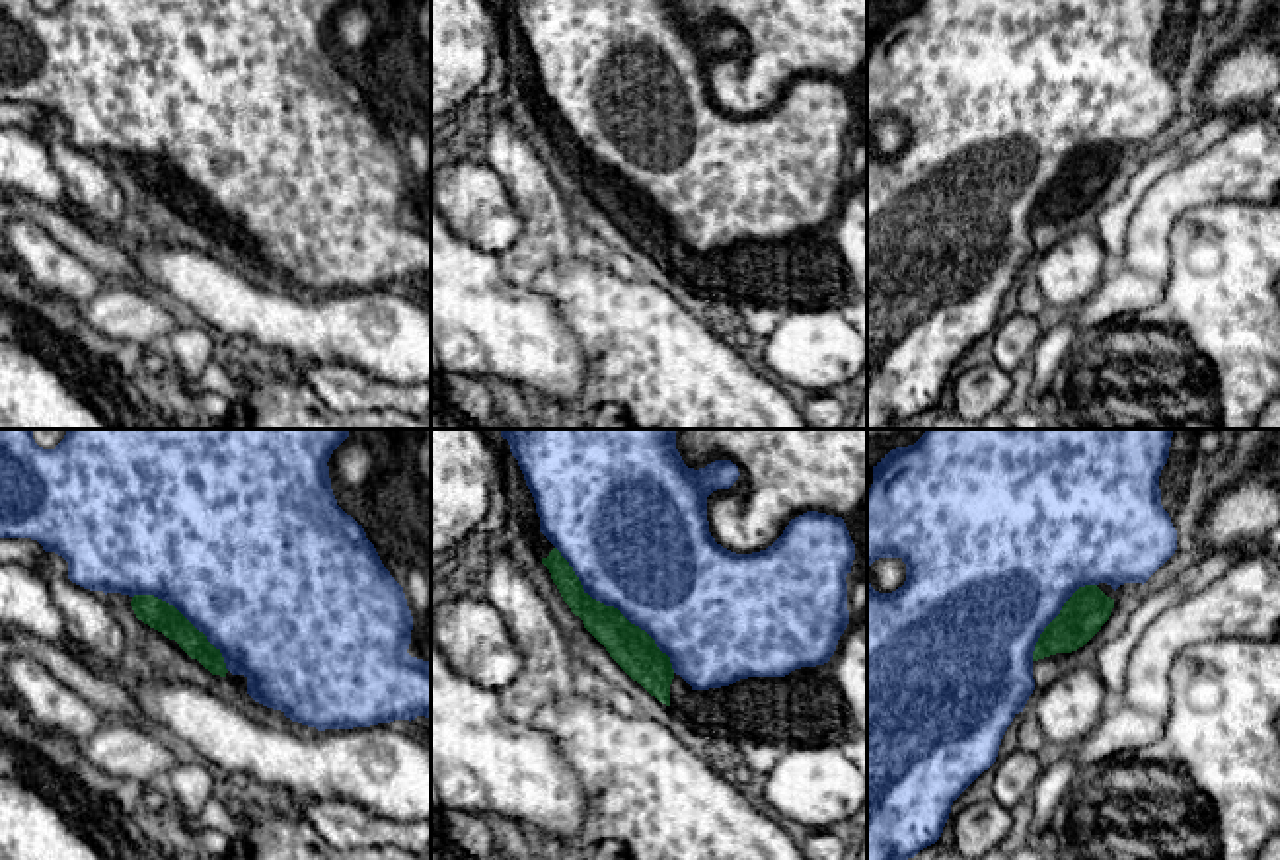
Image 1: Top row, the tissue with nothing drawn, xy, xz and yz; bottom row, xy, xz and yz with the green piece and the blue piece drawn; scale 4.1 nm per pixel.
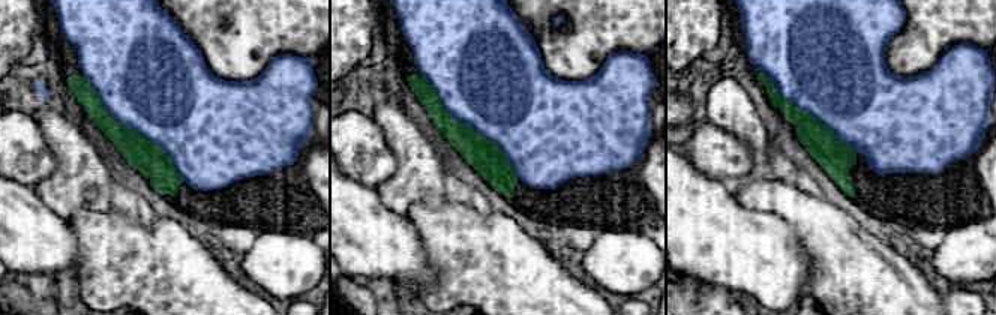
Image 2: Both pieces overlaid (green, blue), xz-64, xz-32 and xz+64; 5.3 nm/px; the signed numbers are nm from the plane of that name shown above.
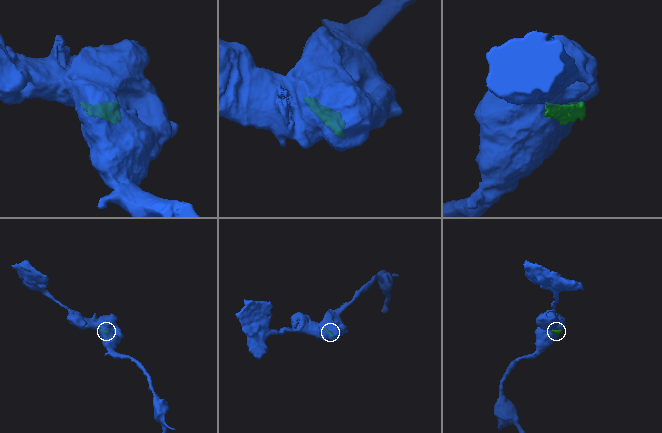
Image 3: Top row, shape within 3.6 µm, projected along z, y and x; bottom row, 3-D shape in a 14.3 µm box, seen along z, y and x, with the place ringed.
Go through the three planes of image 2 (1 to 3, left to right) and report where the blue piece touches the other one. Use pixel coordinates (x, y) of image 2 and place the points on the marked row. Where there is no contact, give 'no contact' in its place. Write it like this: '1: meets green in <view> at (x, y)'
1: meets green in xz-64 at (134, 131)
2: meets green in xz-32 at (470, 126)
3: meets green in xz+64 at (807, 113)

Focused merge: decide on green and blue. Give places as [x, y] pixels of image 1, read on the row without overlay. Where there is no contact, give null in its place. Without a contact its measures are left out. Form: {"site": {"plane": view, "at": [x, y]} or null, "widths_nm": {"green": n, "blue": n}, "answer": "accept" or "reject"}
{"site": {"plane": "xz", "at": [612, 170]}, "widths_nm": {"green": 180, "blue": 500}, "answer": "reject"}

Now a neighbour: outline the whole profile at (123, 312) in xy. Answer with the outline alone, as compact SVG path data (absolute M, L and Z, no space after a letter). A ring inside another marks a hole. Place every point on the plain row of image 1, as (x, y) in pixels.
M111 283L78 312L92 330L131 347L166 345L177 330L173 314L132 285Z

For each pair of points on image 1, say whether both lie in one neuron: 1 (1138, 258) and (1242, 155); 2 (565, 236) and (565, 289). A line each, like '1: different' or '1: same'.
1: same
2: different

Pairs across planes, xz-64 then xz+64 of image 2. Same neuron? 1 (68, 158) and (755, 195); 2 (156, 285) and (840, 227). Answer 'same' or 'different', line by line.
1: different
2: same

